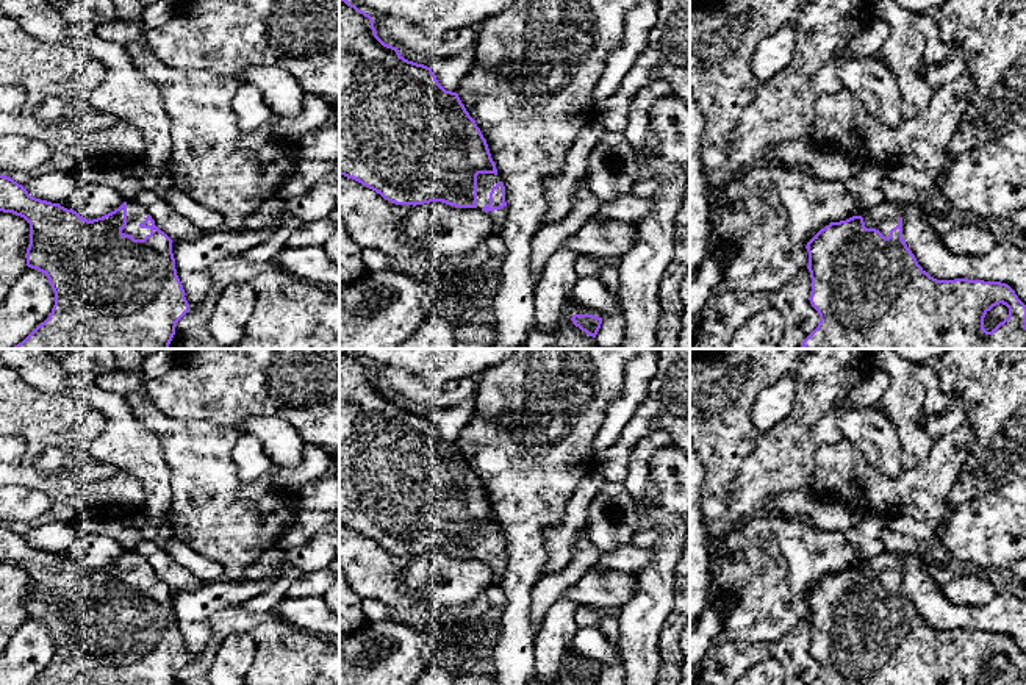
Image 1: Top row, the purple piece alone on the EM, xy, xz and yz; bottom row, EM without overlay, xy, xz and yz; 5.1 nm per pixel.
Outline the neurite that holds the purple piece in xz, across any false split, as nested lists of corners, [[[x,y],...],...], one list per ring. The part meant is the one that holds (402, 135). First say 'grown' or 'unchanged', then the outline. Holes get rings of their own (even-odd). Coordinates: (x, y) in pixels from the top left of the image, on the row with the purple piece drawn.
grown; [[[339,0],[339,174],[375,191],[396,205],[443,202],[479,208],[490,214],[494,235],[507,221],[505,186],[497,178],[486,139],[457,92],[446,91],[430,67],[405,59],[375,33],[372,17]]]

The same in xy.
grown; [[[0,175],[0,211],[13,213],[30,224],[27,266],[45,274],[55,292],[48,317],[11,349],[169,349],[177,322],[189,313],[183,285],[177,275],[172,239],[135,200],[88,221],[72,208],[36,199],[6,175]]]

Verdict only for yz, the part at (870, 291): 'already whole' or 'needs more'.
needs more

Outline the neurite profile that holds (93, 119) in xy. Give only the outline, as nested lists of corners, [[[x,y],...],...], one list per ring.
[[[88,105],[81,114],[80,122],[75,125],[75,130],[83,133],[94,133],[97,130],[111,127],[114,120],[114,114],[95,109],[94,106]]]

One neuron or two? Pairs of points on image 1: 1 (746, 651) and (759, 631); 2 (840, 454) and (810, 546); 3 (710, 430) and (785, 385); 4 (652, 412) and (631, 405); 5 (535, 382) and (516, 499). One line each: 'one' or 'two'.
1: two
2: two
3: two
4: two
5: one

